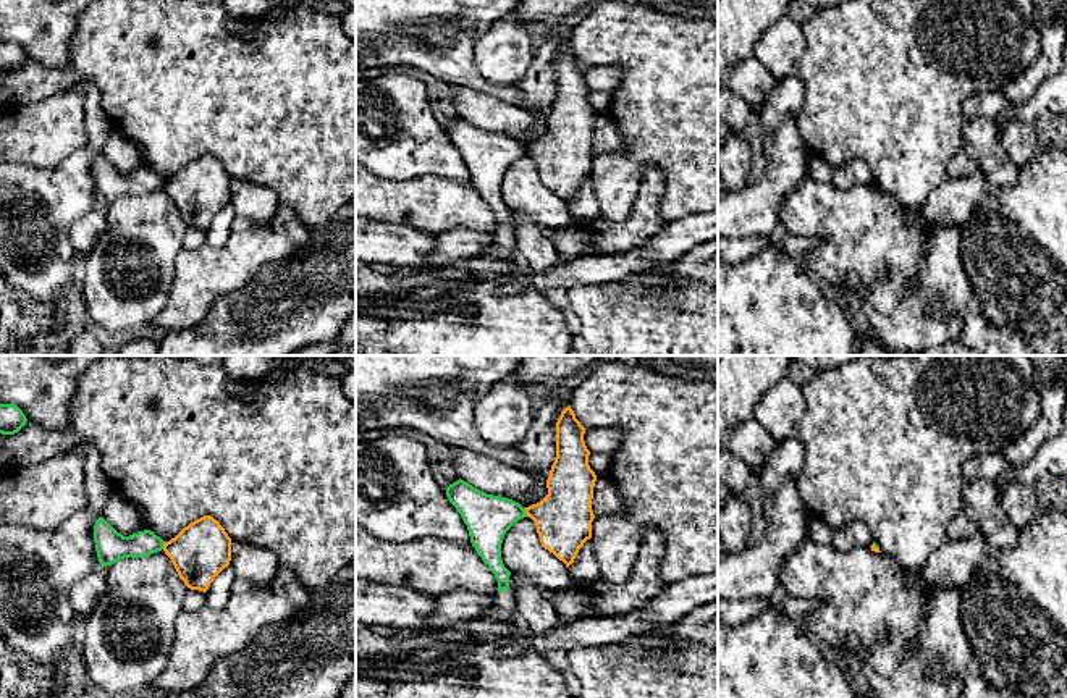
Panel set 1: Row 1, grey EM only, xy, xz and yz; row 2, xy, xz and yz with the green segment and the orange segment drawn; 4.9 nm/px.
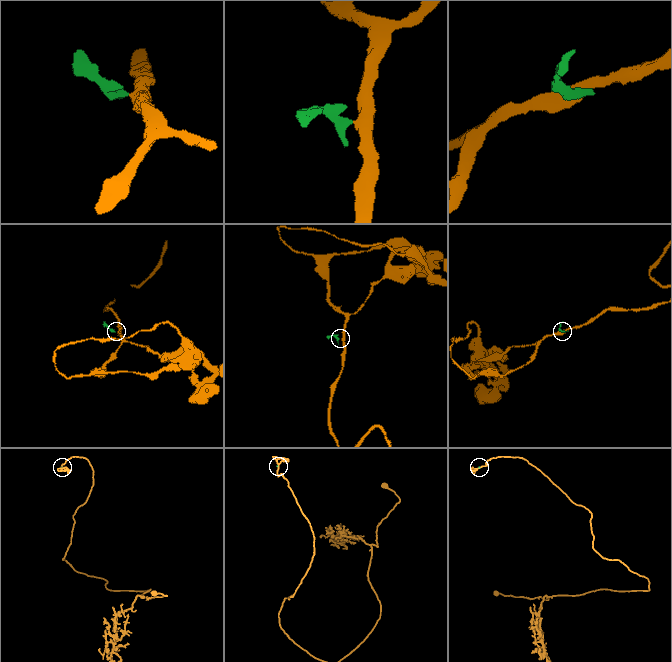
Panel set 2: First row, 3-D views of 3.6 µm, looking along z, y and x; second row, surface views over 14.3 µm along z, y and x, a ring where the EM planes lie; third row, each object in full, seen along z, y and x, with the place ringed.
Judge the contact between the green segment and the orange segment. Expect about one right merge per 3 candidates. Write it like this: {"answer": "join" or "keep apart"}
{"answer": "keep apart"}

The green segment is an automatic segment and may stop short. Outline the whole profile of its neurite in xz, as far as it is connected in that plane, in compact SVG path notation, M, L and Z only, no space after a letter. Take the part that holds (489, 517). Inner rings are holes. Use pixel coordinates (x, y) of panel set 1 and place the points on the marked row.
M461 478L445 490L467 525L472 546L498 580L493 609L407 640L390 640L362 627L356 632L356 698L574 698L564 675L545 654L500 653L503 640L522 624L509 588L511 572L501 559L501 543L506 532L527 517L525 507L512 499L487 494Z

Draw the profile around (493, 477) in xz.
M451 448L449 462L458 477L474 488L512 501L525 498L525 507L540 502L548 494L546 481L540 483L527 470L480 452Z

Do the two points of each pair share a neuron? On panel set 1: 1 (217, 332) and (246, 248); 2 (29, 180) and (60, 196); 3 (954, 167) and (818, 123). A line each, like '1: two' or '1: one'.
1: two
2: one
3: two

